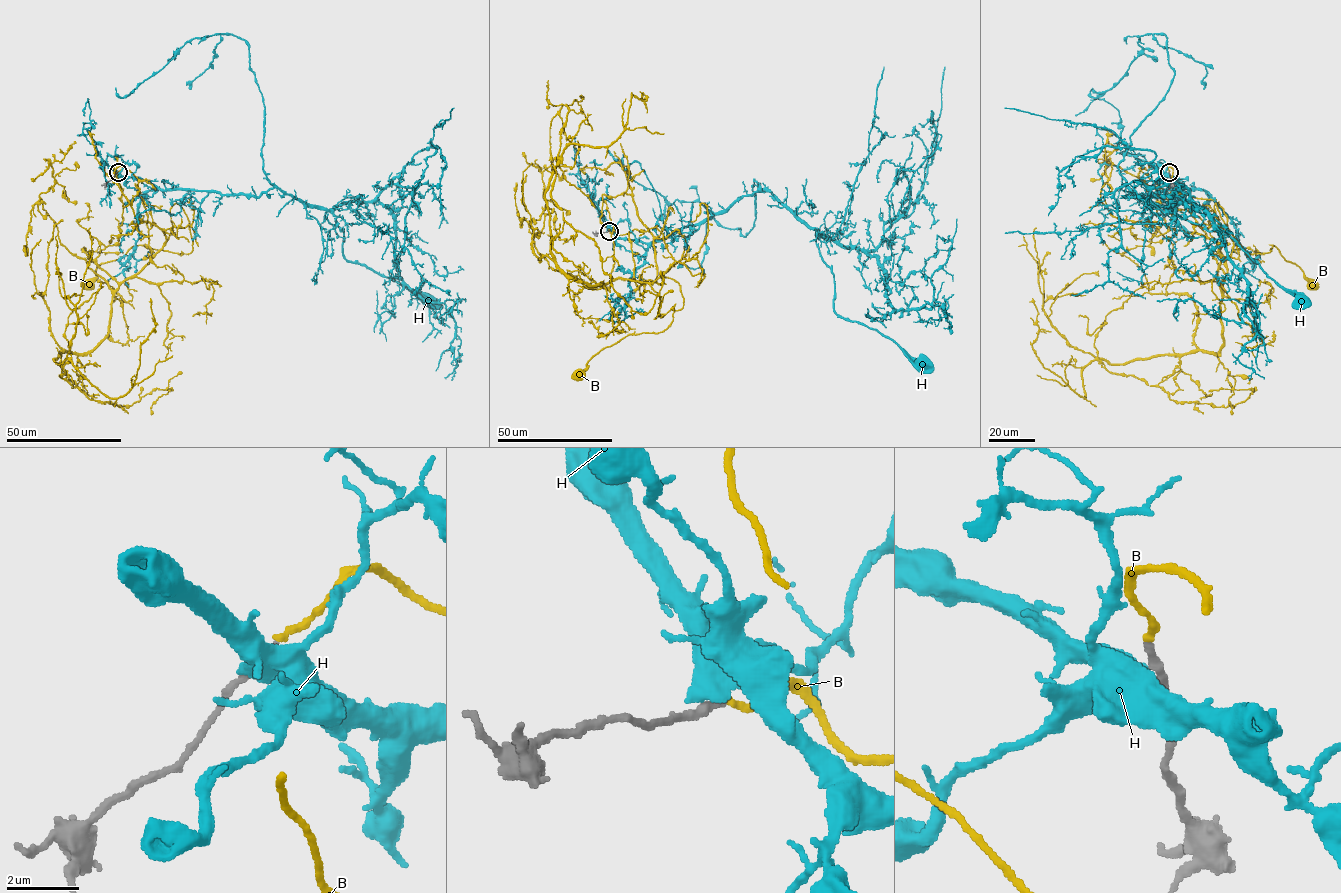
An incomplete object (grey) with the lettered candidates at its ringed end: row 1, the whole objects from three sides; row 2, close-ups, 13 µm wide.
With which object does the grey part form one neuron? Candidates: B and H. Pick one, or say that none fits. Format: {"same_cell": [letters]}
{"same_cell": ["B"]}

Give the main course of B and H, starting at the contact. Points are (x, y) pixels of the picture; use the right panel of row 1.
B: (1169, 172), (1180, 193), (1222, 208), (1233, 247), (1223, 256), (1215, 203), (1248, 254), (1273, 245), (1310, 284)
H: (1169, 174), (1178, 179), (1179, 189), (1134, 196), (1129, 191), (1208, 230), (1221, 229), (1275, 282), (1302, 300)

